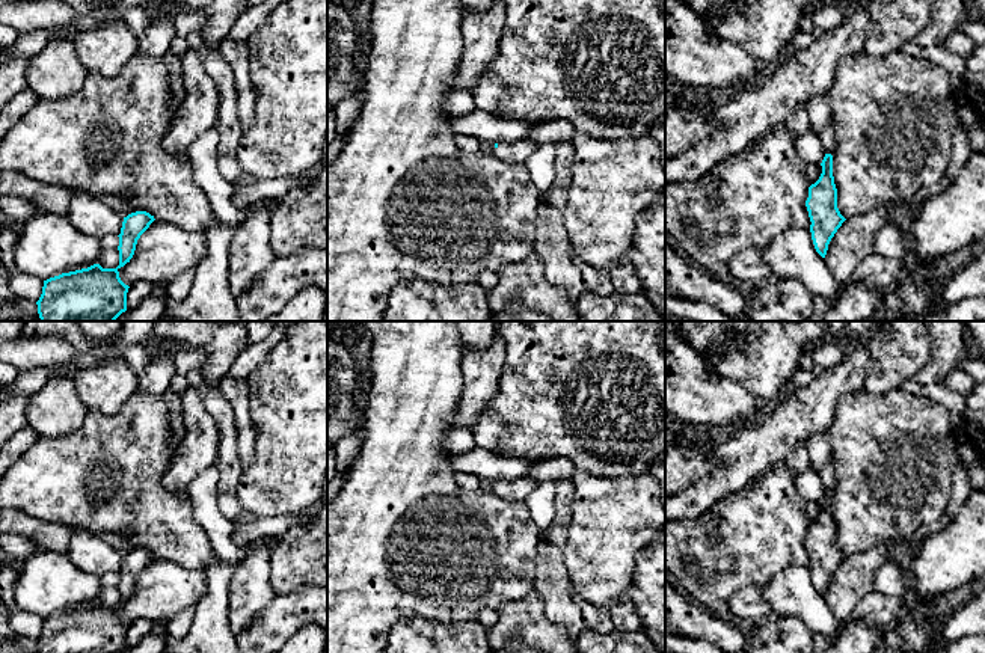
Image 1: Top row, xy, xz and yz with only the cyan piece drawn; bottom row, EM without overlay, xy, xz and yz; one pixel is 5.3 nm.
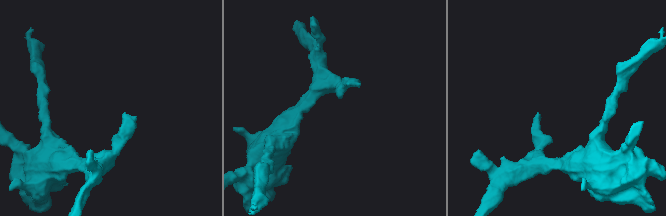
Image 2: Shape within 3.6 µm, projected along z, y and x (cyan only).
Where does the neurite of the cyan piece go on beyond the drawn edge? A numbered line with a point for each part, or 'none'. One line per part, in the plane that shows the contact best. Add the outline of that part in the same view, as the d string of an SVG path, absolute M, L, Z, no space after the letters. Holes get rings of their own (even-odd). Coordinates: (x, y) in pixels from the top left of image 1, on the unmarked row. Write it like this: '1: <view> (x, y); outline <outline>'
1: xz (515, 490); outline M529 478L498 480L493 493L510 502L525 502L526 496L537 487L537 483Z

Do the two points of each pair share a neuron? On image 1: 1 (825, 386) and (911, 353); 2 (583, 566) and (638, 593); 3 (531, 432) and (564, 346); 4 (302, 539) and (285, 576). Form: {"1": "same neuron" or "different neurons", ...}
{"1": "different neurons", "2": "different neurons", "3": "same neuron", "4": "same neuron"}

